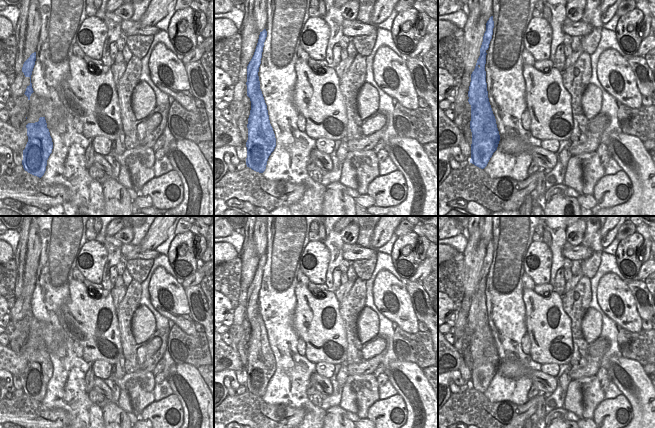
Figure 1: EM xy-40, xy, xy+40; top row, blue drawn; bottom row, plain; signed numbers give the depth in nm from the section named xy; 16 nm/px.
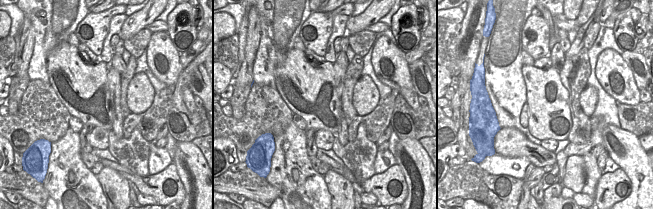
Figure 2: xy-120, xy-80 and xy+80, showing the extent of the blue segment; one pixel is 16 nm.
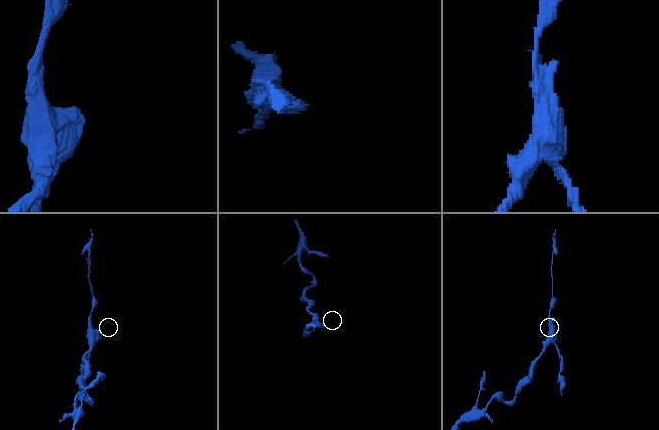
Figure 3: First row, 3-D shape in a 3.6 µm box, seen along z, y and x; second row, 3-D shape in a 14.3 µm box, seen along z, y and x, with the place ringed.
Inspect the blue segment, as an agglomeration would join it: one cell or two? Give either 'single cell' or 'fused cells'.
fused cells

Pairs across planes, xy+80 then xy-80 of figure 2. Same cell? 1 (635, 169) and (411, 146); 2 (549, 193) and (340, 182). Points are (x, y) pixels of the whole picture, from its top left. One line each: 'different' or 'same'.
1: same
2: same

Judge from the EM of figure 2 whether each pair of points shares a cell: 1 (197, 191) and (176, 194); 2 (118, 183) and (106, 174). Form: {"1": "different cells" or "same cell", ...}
{"1": "different cells", "2": "same cell"}

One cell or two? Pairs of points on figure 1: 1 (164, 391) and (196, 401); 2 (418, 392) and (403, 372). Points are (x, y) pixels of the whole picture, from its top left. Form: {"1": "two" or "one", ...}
{"1": "two", "2": "one"}

